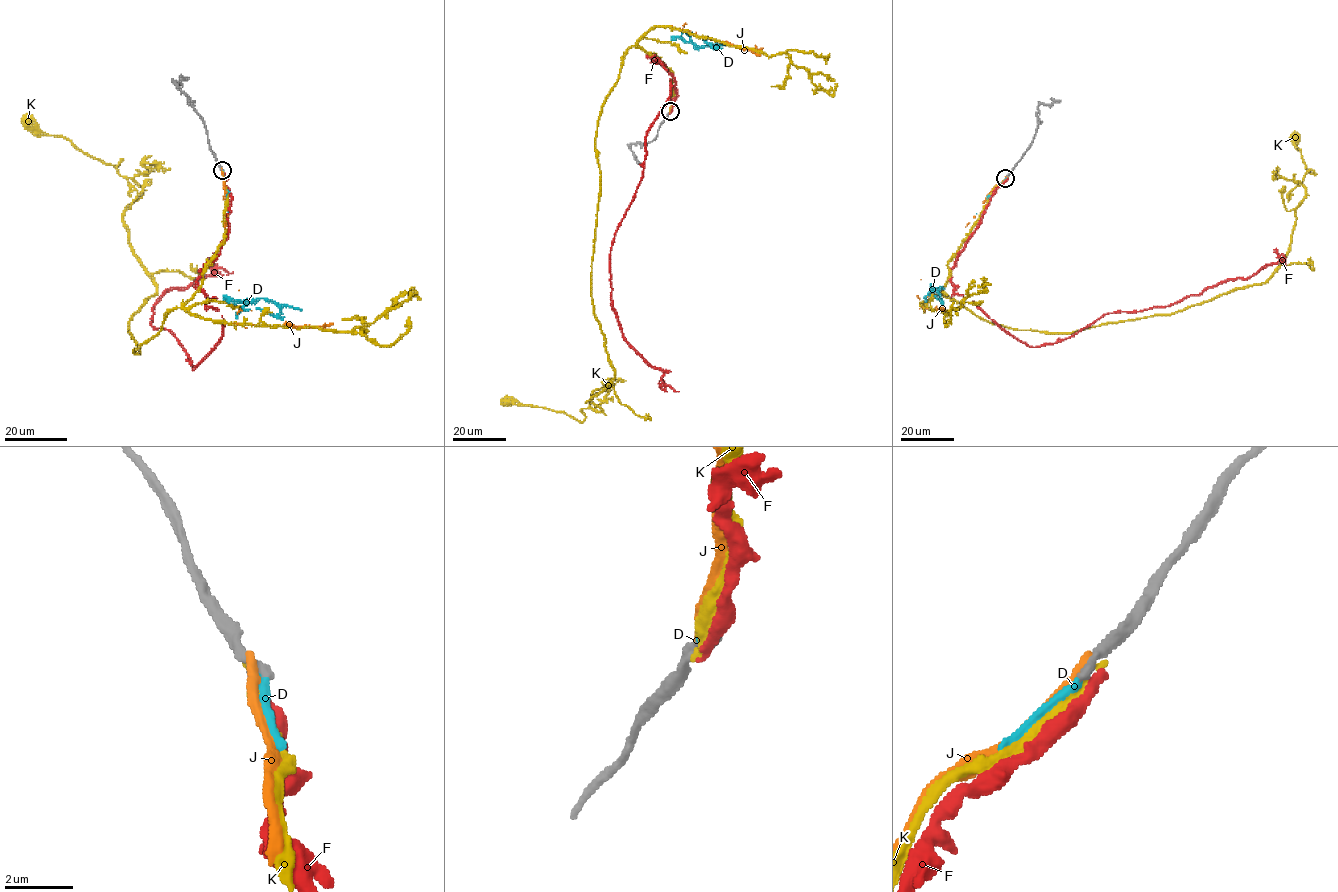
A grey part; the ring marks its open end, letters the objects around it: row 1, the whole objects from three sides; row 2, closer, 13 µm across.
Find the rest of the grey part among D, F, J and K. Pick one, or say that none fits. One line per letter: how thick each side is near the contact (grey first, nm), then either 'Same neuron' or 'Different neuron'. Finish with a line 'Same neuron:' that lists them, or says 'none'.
D: Thickness 320 nm (grey) against 260 nm. Same neuron
F: Thickness 360 nm (grey) against 320 nm. Different neuron
J: Thickness 400 nm (grey) against 320 nm. Different neuron
K: Thickness 400 nm (grey) against 180 nm. Different neuron
Same neuron: D

